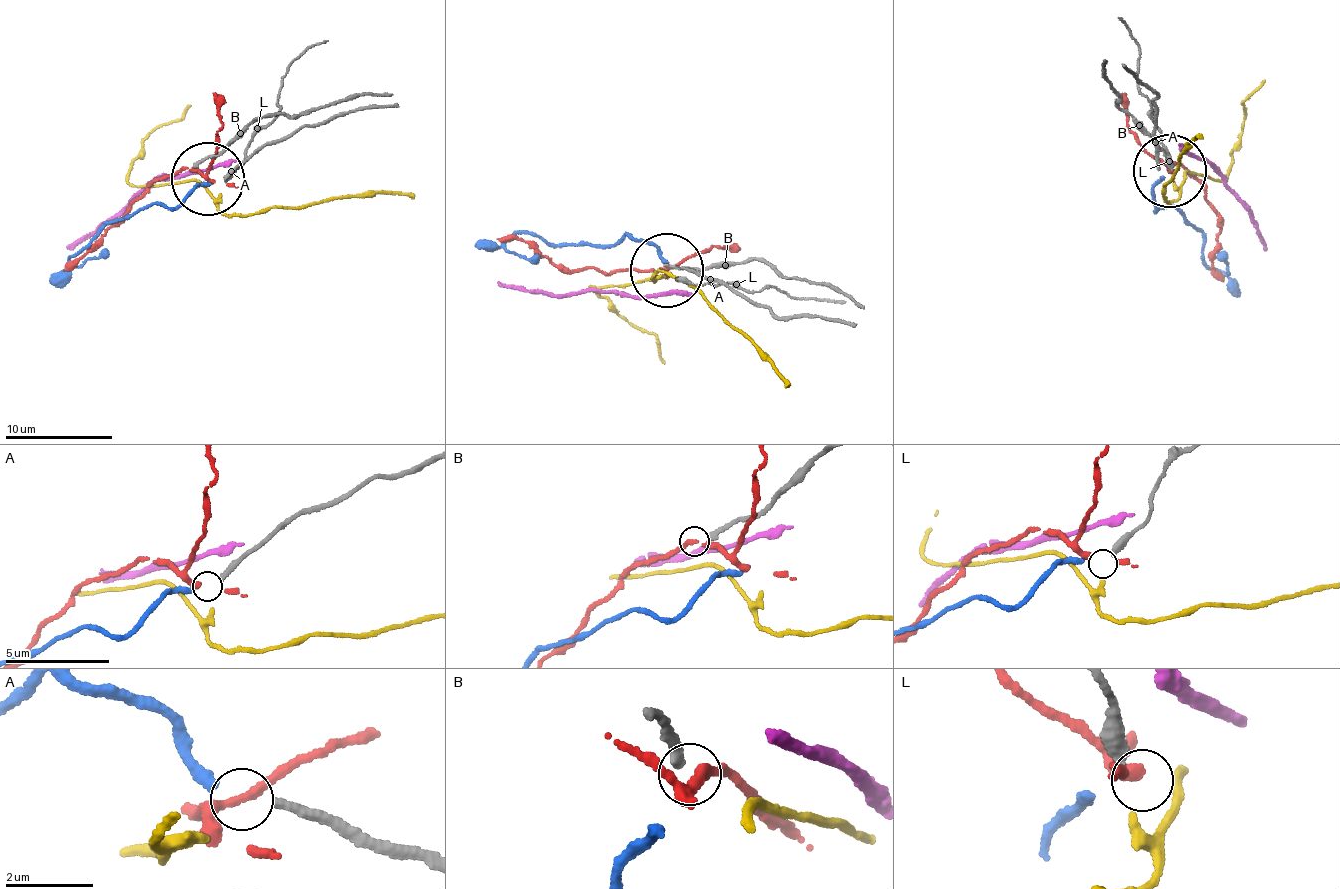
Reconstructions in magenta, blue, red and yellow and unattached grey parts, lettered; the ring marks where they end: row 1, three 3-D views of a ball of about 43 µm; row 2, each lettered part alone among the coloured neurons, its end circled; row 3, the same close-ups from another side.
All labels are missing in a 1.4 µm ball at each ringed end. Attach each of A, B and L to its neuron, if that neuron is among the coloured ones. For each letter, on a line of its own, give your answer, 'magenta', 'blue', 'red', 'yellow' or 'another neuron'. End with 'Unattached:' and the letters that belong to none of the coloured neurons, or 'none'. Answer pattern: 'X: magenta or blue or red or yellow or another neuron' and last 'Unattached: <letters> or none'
A: blue
B: another neuron
L: yellow
Unattached: B

